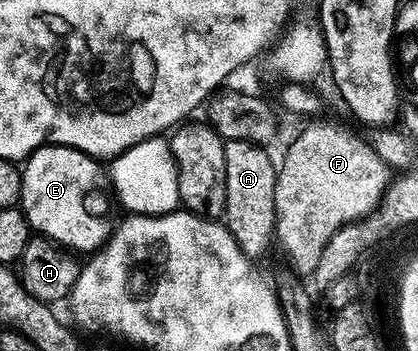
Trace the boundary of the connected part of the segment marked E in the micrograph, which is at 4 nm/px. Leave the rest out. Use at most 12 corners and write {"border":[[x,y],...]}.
{"border":[[45,144],[23,161],[29,229],[77,254],[108,241],[99,159]]}

